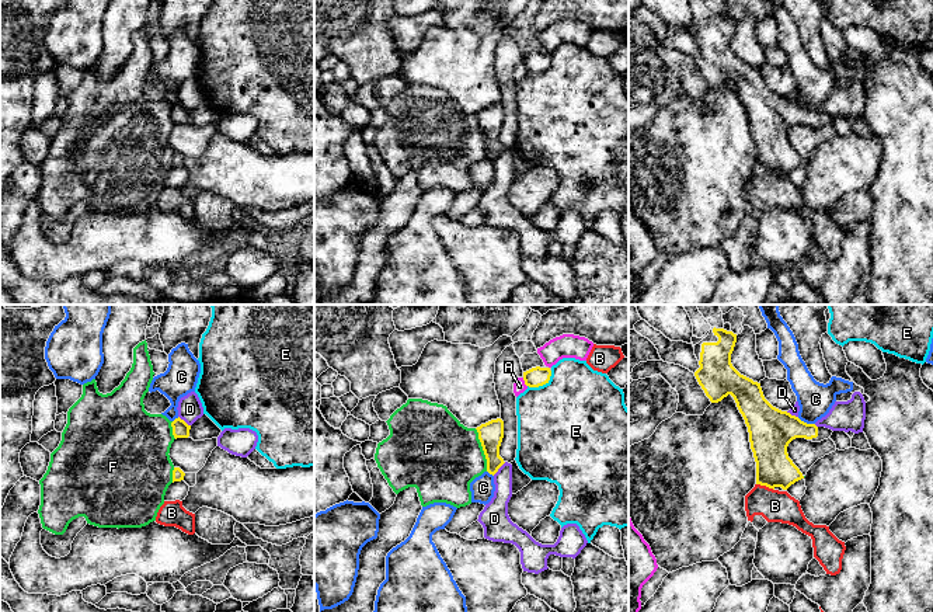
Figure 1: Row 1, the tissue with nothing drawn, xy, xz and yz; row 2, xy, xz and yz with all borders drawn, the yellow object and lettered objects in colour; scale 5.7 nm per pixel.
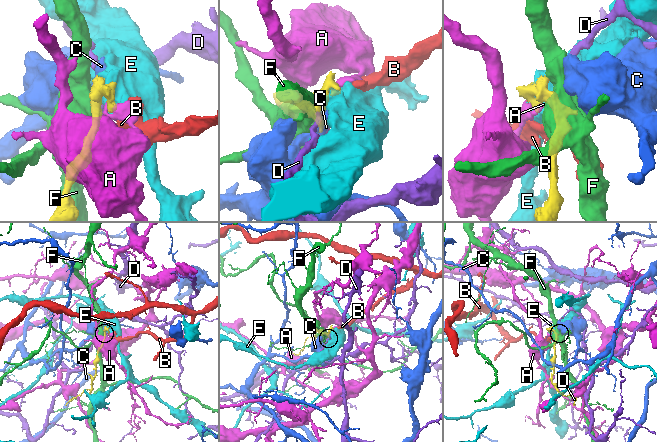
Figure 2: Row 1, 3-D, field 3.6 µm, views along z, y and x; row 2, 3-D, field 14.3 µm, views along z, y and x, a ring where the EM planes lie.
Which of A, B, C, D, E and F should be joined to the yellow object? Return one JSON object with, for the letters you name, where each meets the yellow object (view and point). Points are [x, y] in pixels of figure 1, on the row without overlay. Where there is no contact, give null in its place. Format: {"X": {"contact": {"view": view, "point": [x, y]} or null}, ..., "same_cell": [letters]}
{"same_cell": []}

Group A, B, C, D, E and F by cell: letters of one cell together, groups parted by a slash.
A / B / C / D / E / F

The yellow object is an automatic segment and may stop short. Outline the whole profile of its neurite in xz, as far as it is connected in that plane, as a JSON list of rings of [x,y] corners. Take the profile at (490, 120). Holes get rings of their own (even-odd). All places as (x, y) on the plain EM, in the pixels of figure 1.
[[[501,104],[491,105],[476,115],[487,145],[487,157],[494,161],[505,149],[499,142],[499,132],[504,124],[504,107]]]

